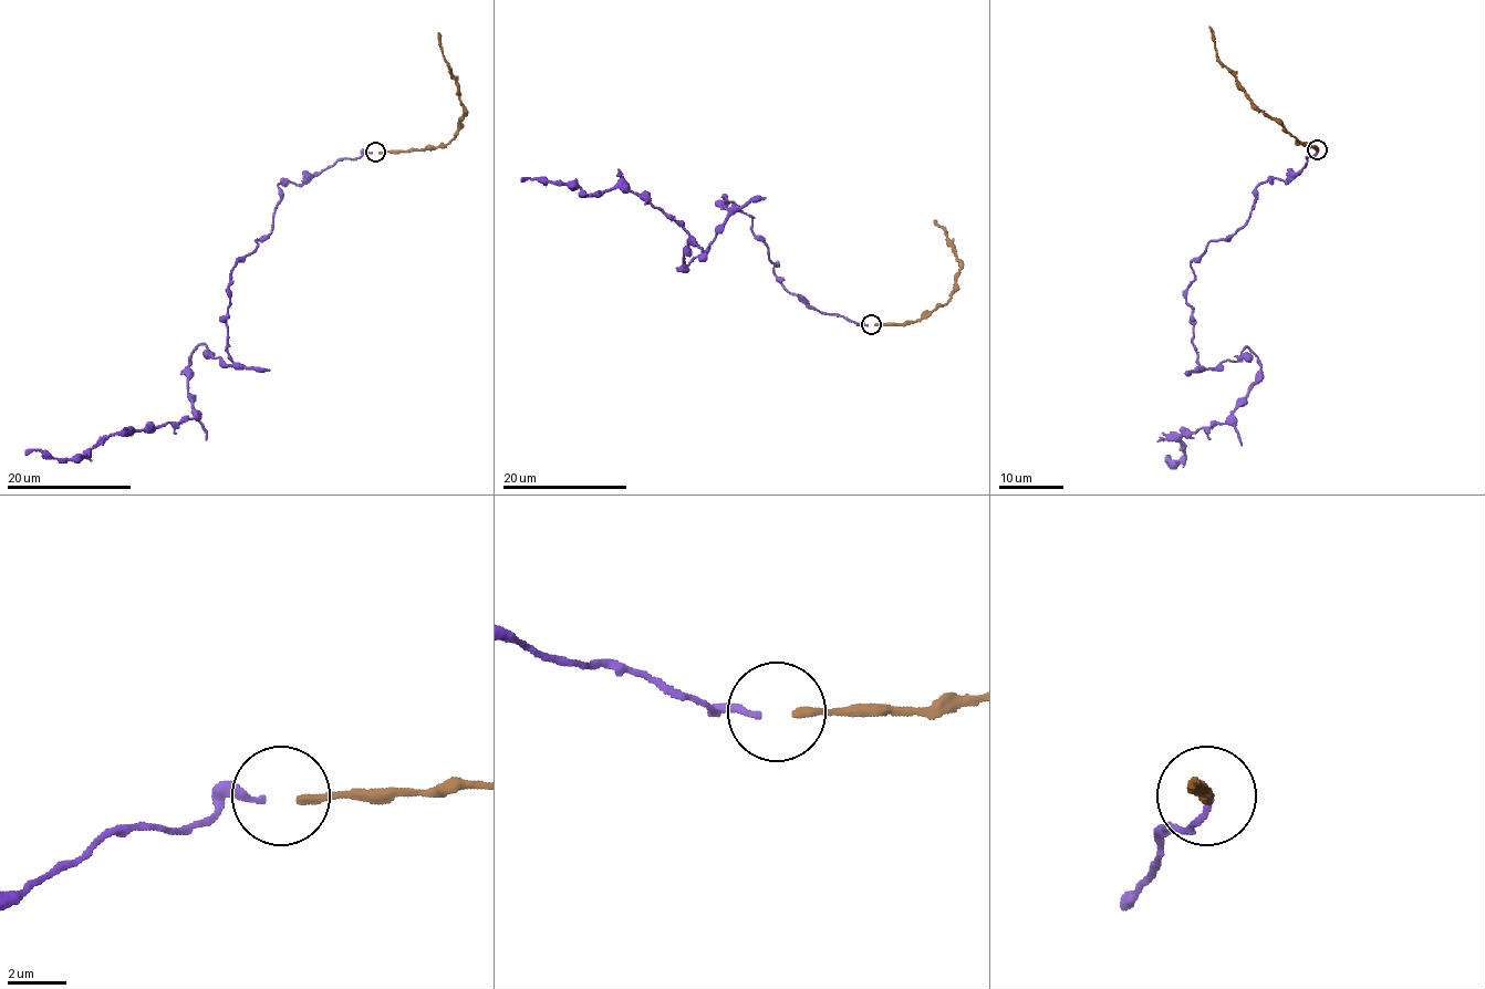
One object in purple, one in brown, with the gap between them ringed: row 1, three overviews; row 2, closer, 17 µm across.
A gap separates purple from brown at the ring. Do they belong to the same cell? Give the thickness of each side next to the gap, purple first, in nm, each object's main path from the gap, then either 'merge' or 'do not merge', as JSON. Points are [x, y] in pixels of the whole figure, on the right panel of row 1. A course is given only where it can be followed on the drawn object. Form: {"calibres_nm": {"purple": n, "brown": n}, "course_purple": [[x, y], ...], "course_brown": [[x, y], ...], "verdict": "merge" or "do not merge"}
{"calibres_nm": {"purple": 220, "brown": 300}, "course_purple": [[1317, 148], [1191, 264], [1196, 361], [1245, 346], [1259, 365], [1224, 423], [1176, 439], [1170, 460]], "course_brown": [[1317, 148], [1298, 141], [1253, 102], [1219, 60], [1210, 27]], "verdict": "merge"}

